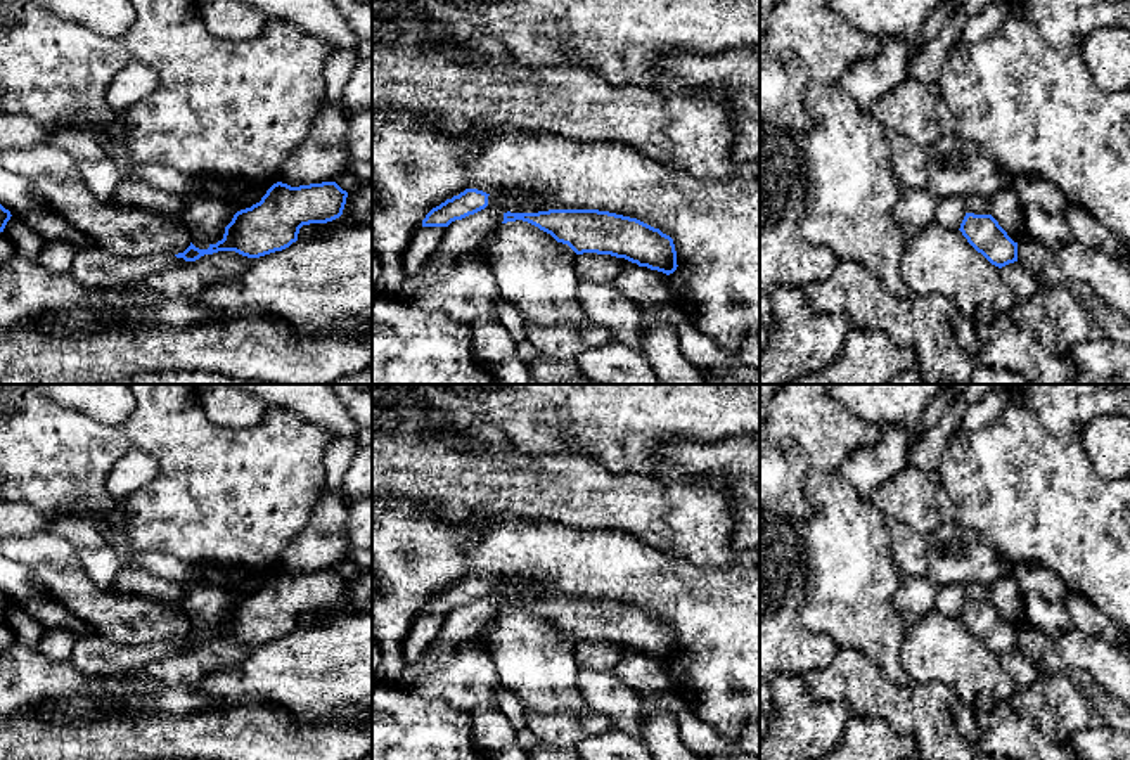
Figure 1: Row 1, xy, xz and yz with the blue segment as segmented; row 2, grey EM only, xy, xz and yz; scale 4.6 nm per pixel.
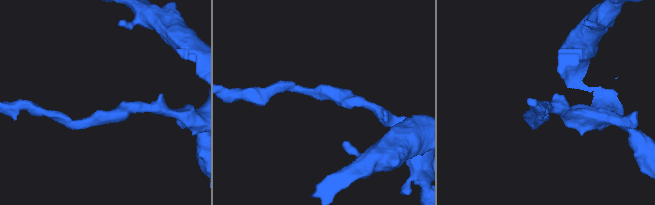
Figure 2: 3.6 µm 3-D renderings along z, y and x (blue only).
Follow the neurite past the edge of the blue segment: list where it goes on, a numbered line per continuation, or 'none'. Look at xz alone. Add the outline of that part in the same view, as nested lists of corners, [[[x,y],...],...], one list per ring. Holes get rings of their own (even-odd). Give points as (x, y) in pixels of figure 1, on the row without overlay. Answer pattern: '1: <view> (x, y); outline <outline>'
none

